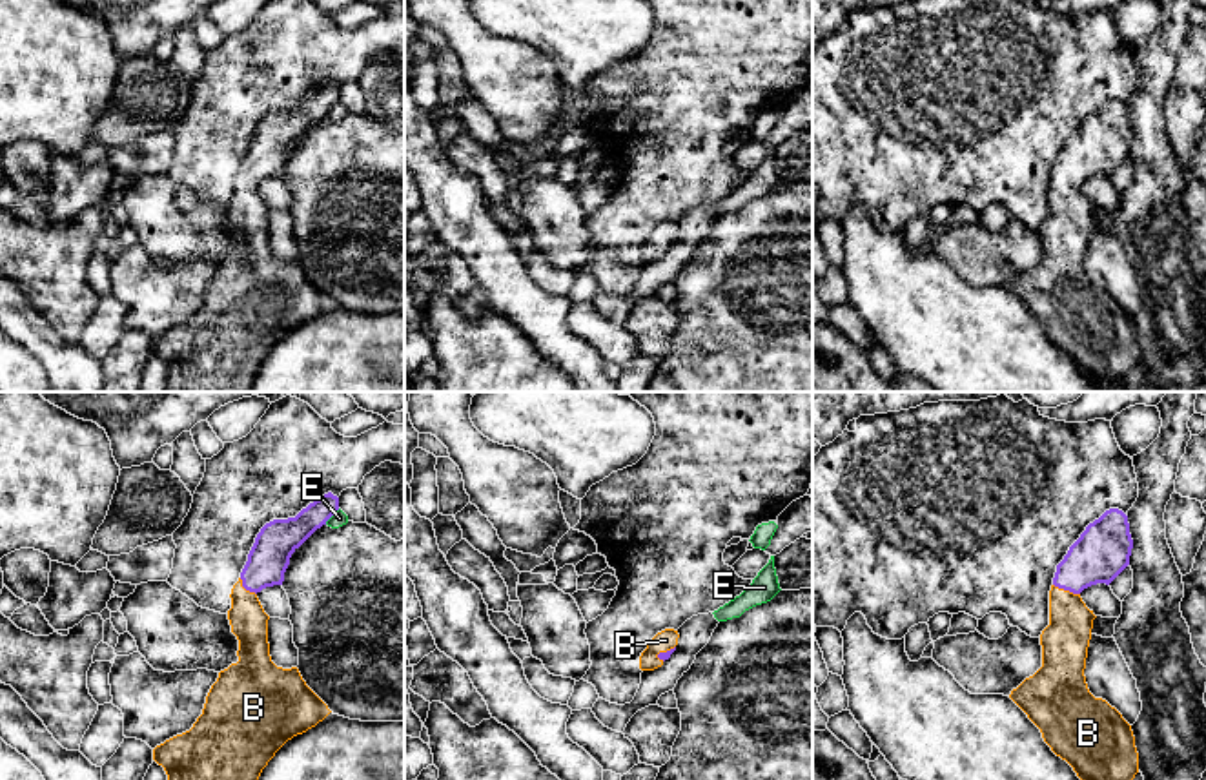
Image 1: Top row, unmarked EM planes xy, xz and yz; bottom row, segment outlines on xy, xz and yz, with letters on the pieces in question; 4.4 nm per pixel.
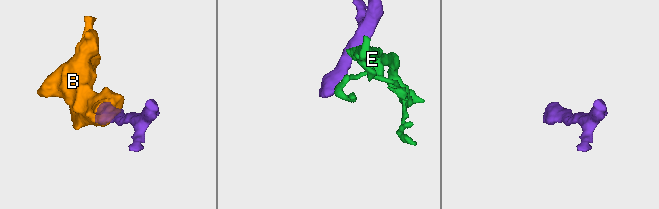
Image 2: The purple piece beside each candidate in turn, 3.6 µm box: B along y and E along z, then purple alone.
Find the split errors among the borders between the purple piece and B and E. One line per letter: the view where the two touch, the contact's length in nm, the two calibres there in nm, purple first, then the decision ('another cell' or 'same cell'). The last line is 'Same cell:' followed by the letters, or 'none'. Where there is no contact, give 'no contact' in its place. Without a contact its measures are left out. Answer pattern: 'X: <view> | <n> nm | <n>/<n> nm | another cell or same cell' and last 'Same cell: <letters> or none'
B: yz | 130 nm | 240/220 nm | same cell
E: xy | 100 nm | 160/70 nm | another cell
Same cell: B

